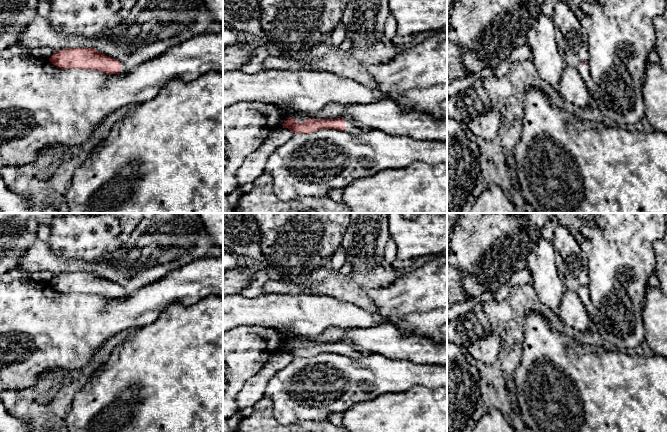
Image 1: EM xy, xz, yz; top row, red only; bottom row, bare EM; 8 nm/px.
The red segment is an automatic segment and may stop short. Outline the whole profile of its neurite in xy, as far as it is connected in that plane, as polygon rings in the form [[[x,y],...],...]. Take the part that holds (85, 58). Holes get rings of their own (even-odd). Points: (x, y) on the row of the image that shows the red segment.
[[[70,48],[53,53],[49,61],[60,69],[96,70],[106,74],[122,74],[129,72],[122,63],[97,52],[93,48]]]

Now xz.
[[[287,118],[283,123],[283,128],[288,128],[293,133],[303,133],[309,134],[320,129],[337,129],[339,131],[346,131],[352,135],[360,135],[365,130],[357,125],[354,125],[347,119],[311,119],[307,118],[307,120],[303,123],[297,122],[294,118]]]

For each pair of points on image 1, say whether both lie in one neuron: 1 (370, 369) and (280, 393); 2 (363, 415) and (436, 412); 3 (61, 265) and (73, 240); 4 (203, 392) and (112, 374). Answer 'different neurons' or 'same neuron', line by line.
1: same neuron
2: same neuron
3: different neurons
4: same neuron

